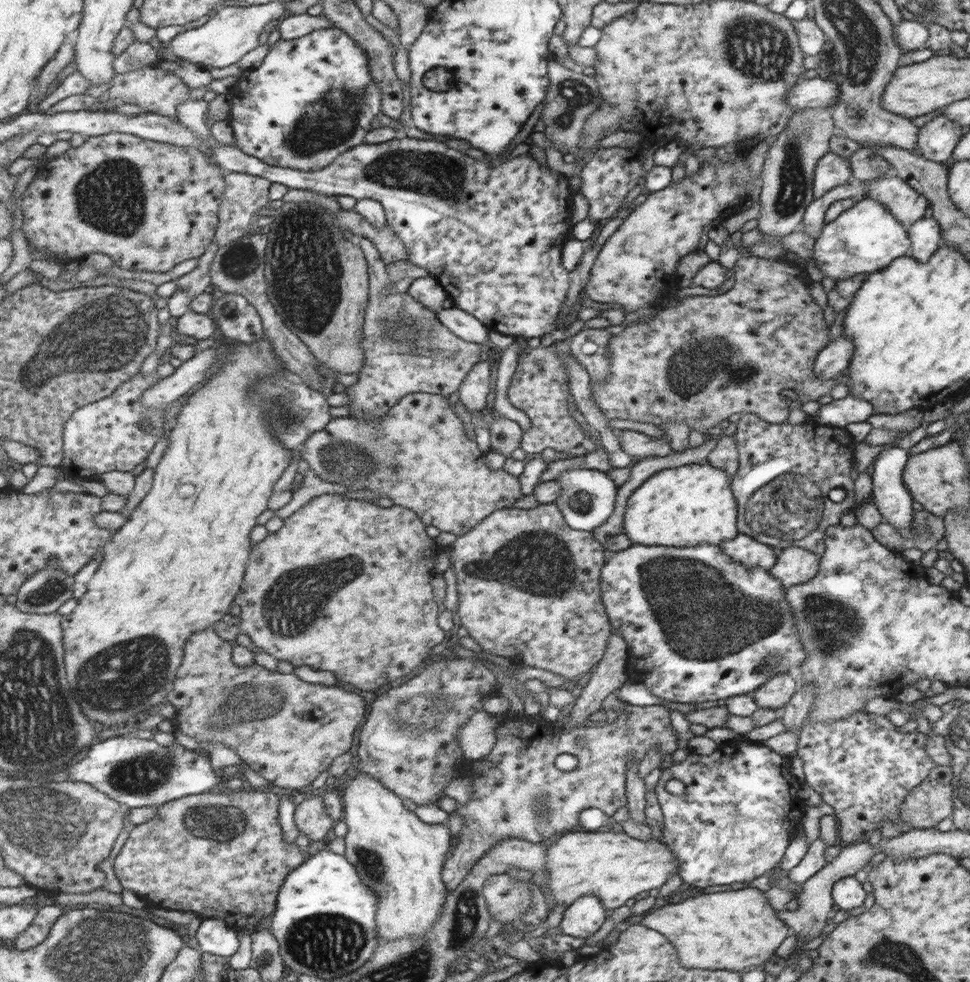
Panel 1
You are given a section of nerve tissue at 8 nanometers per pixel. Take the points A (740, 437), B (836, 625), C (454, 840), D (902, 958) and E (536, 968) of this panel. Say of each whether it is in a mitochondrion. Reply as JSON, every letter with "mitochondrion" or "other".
{"A":"other","B":"mitochondrion","C":"other","D":"mitochondrion","E":"other"}

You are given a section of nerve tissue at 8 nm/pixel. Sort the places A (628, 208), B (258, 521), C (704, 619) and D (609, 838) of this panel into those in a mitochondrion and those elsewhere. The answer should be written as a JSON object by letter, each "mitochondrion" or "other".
{"A":"other","B":"other","C":"mitochondrion","D":"other"}

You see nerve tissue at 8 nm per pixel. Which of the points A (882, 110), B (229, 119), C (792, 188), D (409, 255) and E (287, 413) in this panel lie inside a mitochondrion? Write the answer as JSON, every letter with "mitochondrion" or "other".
{"A":"other","B":"other","C":"mitochondrion","D":"other","E":"mitochondrion"}

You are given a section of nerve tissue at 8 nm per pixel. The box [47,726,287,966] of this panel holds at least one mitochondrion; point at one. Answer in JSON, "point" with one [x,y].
{"point":[142,774]}

